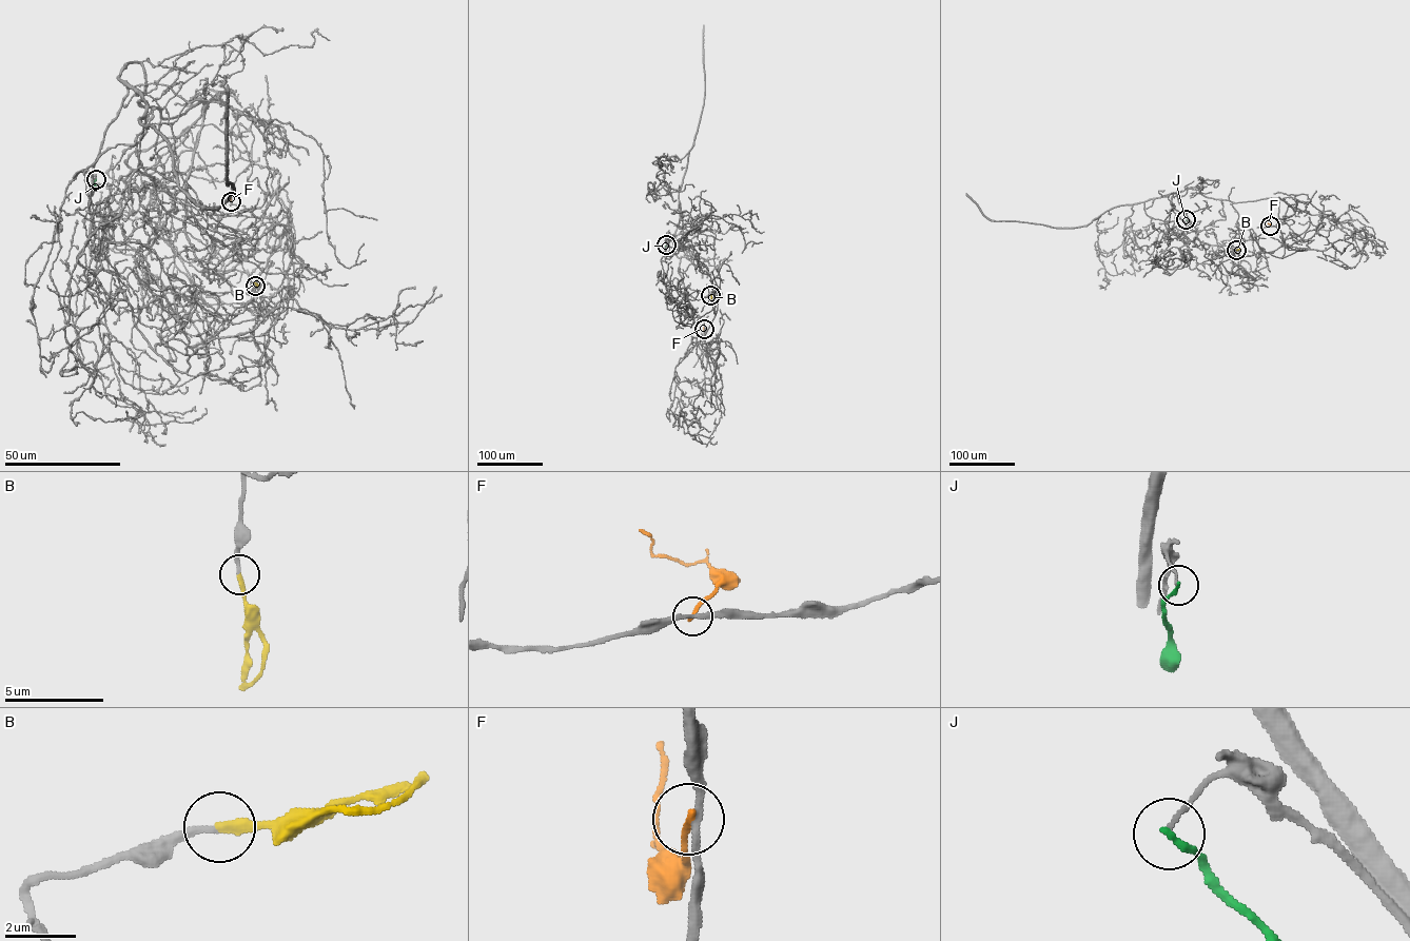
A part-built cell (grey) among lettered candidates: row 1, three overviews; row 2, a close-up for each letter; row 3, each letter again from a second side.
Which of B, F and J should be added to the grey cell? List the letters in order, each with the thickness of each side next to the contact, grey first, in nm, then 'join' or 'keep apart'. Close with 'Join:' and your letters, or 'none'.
B: calibres 180 and 280 nm; join
F: calibres 200 and 190 nm; keep apart
J: calibres 120 and 200 nm; keep apart
Join: B

